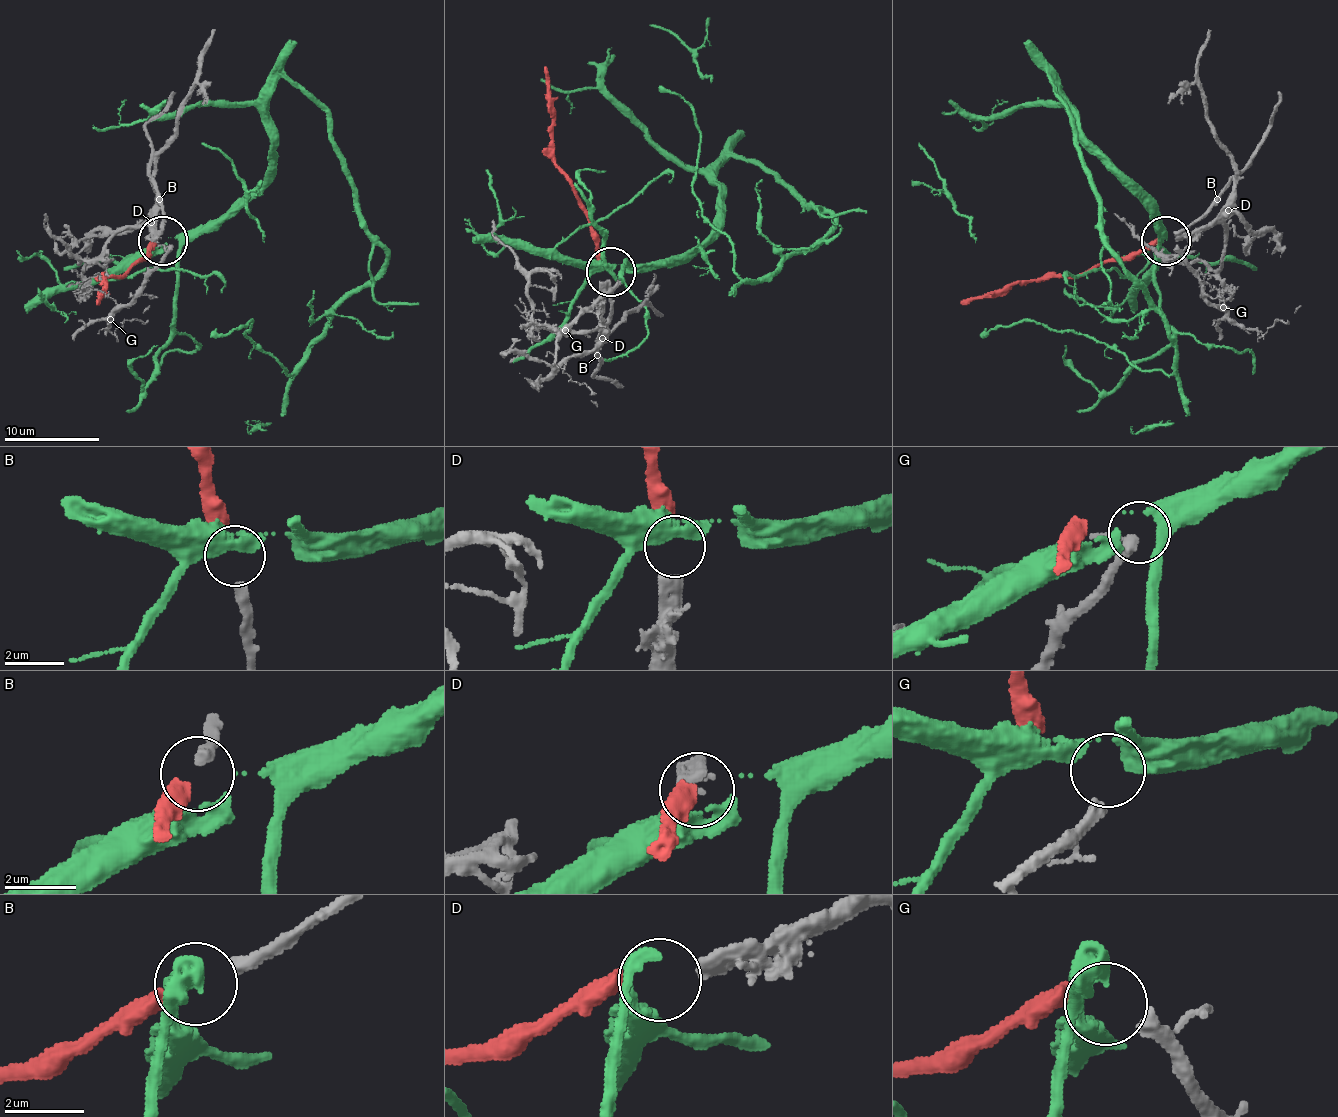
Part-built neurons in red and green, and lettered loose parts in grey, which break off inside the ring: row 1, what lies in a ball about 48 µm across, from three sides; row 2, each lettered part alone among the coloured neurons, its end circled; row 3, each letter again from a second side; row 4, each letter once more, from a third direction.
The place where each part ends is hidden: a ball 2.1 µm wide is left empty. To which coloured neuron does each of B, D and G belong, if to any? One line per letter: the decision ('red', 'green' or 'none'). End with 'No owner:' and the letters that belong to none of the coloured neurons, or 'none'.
B: red
D: none
G: none
No owner: D, G

